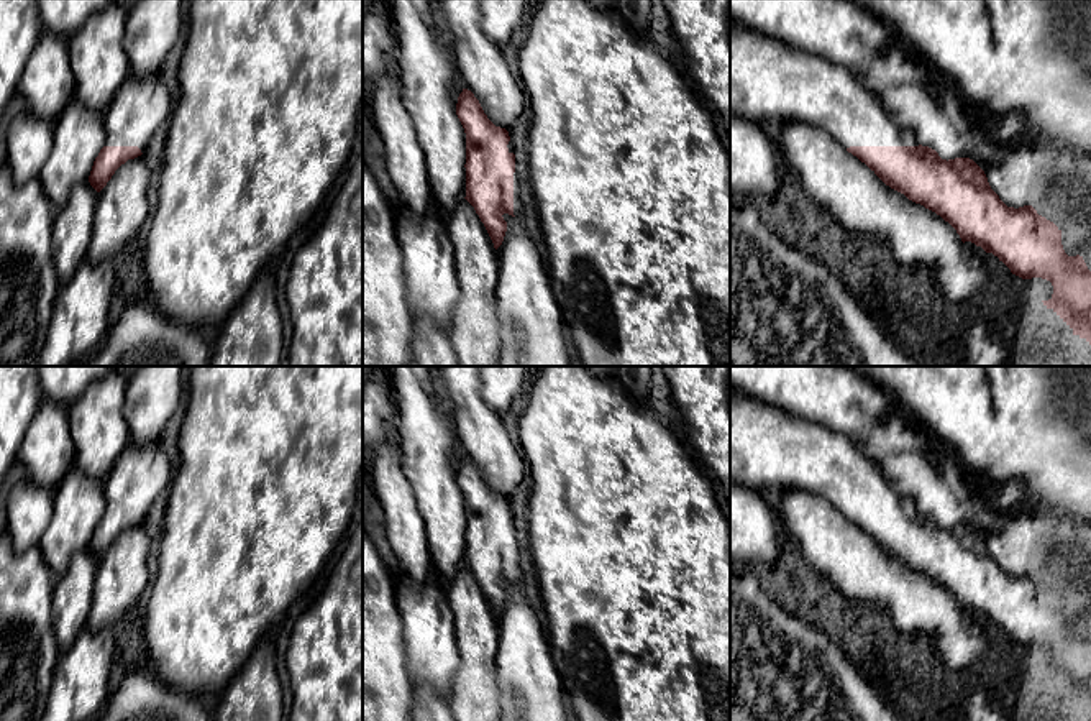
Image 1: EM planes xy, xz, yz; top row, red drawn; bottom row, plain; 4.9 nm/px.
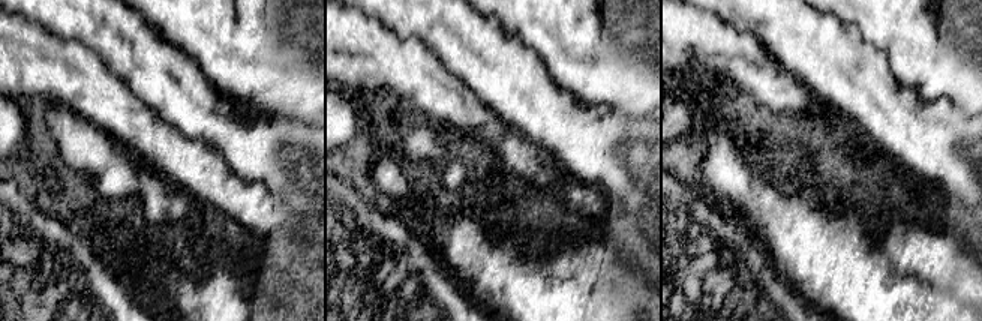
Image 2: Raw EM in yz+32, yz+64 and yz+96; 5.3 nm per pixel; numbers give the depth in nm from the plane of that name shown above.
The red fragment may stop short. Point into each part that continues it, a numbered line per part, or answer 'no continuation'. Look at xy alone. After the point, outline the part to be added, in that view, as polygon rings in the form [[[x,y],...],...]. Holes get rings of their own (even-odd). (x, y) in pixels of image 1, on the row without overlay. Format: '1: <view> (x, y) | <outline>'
1: xy (141, 472) | [[[130,443],[105,480],[105,514],[138,514],[144,521],[151,504],[174,478],[172,462],[159,443]]]

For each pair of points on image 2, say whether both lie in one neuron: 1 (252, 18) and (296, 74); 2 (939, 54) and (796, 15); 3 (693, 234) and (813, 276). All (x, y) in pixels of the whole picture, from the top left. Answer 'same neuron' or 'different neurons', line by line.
1: same neuron
2: different neurons
3: different neurons

